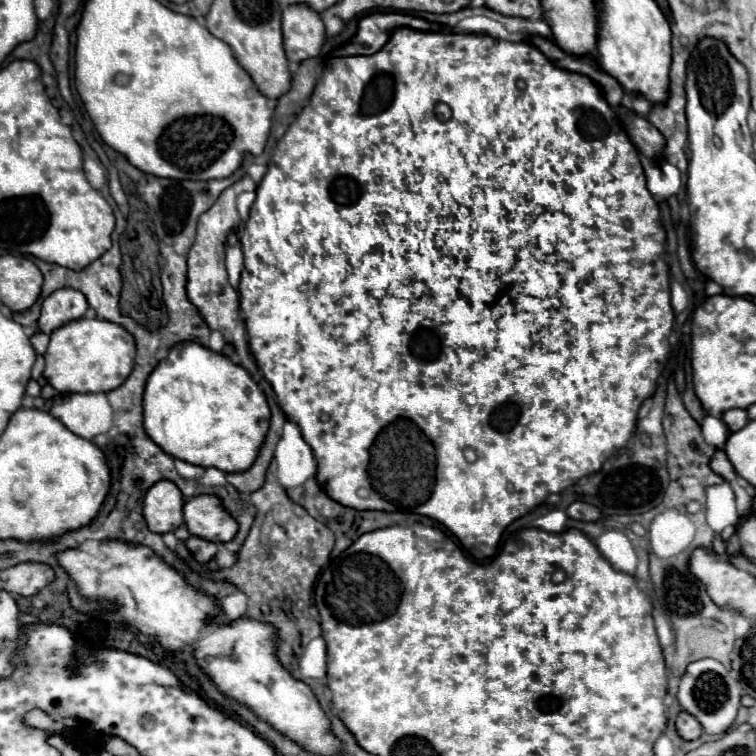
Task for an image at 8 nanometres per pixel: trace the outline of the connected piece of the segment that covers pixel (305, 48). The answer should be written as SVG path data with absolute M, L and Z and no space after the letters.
M294 4L282 12L282 34L288 62L316 58L324 44L324 24L320 14L304 4Z

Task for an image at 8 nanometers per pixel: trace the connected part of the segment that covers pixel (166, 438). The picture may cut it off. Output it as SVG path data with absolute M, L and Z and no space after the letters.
M176 344L168 356L160 360L150 374L144 390L144 428L146 434L172 458L184 460L202 468L218 468L222 472L246 472L266 438L270 424L270 410L264 394L250 374L232 364L226 356L216 354L200 344Z

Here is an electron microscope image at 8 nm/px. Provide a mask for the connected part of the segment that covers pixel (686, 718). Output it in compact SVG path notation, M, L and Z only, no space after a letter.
M682 710L676 720L676 730L684 740L696 740L702 734L702 724L692 714Z

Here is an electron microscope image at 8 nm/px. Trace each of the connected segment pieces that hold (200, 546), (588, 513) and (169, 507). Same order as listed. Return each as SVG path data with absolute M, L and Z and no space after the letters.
M190 536L190 538L186 540L186 546L188 546L188 550L192 552L194 560L200 562L200 564L206 564L206 562L212 560L214 554L216 554L216 544L214 544L214 542L200 540L200 538L196 538L196 536Z
M574 502L574 504L568 506L566 512L574 520L584 520L584 522L598 522L598 520L602 520L600 508L592 506L592 504L586 504L586 502Z
M160 480L160 484L154 484L144 496L144 520L148 530L166 534L180 528L184 524L182 506L184 496L172 482Z

